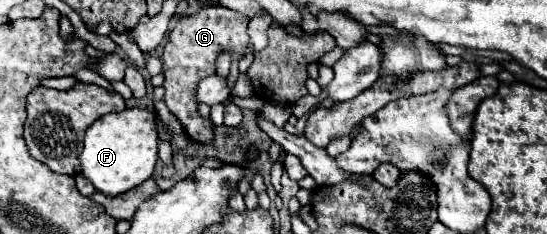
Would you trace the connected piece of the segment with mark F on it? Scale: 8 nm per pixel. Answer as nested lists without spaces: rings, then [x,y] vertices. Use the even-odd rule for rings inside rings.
[[[125,109],[97,119],[85,133],[85,149],[79,155],[81,175],[103,195],[117,197],[141,185],[153,175],[157,161],[157,123],[147,109]]]

